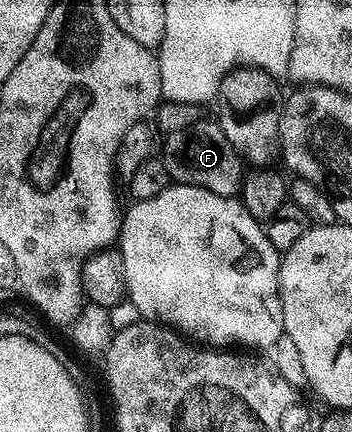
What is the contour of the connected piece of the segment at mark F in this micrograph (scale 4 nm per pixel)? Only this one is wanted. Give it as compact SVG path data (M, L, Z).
M202 122L187 126L187 130L168 133L163 140L163 159L170 181L199 186L211 194L236 197L242 188L243 161L227 142L223 130L215 122Z

